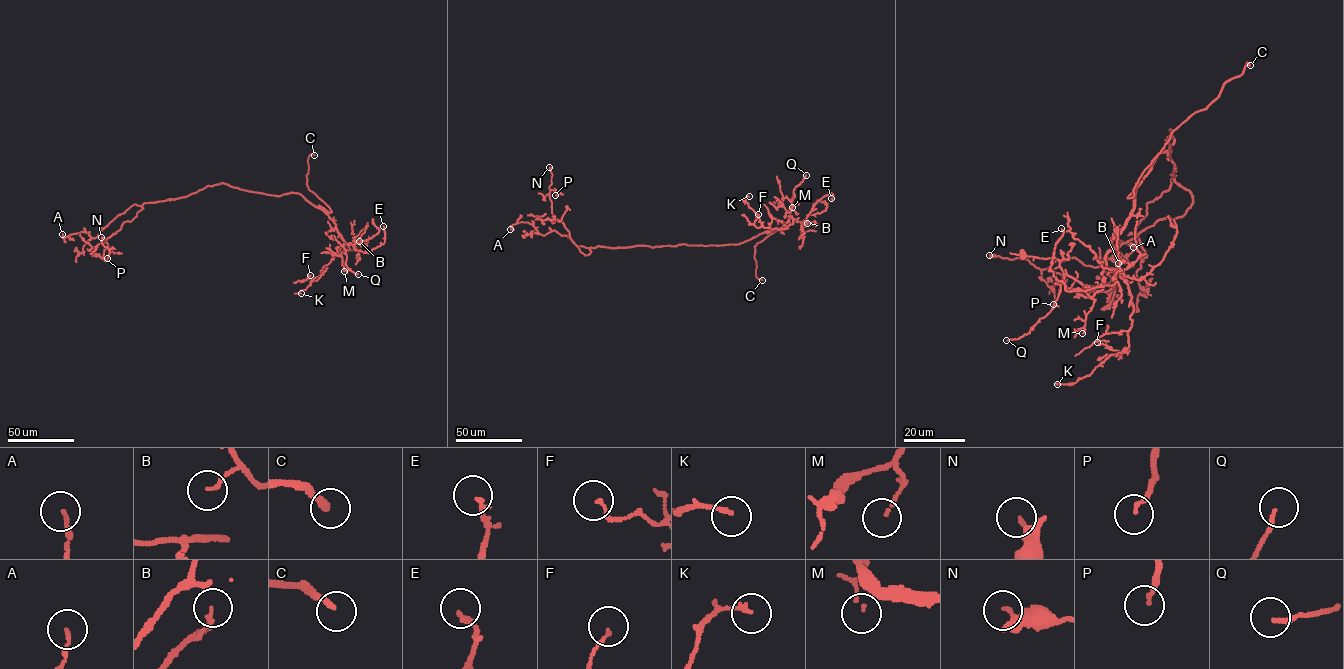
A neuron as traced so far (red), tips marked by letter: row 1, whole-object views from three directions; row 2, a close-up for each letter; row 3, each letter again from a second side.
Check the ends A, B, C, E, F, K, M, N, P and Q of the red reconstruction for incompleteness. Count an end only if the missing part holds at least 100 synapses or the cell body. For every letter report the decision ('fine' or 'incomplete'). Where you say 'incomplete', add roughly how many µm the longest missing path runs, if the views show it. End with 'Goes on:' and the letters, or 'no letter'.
A: fine
B: fine
C: incomplete | 15 µm
E: fine
F: fine
K: fine
M: fine
N: fine
P: fine
Q: fine
Goes on: C

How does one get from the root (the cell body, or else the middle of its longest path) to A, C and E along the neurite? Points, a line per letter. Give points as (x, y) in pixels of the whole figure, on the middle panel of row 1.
A: (683, 244), (585, 248), (555, 230), (540, 234), (528, 222), (513, 224), (510, 229)
C: (683, 244), (738, 244), (777, 227), (779, 229), (755, 246), (756, 276), (762, 280)
E: (683, 244), (738, 244), (767, 230), (779, 229), (790, 217), (802, 222), (818, 200), (832, 193), (831, 198)

